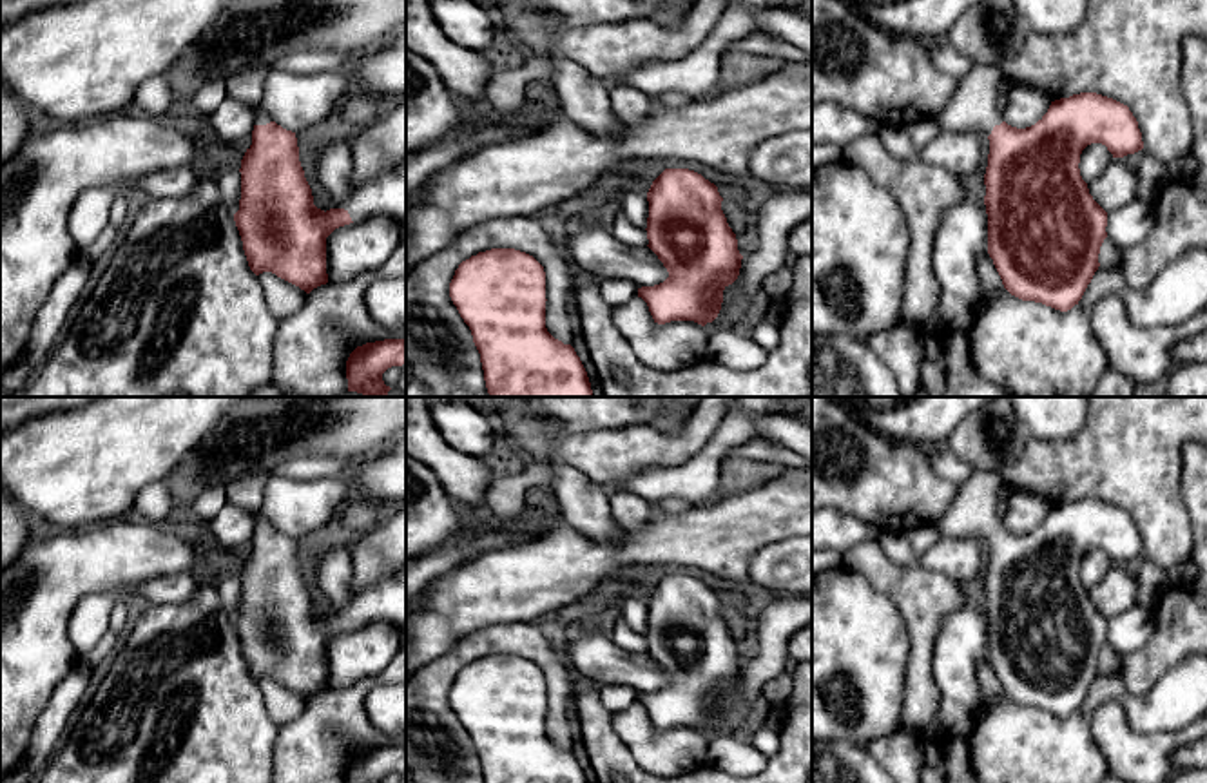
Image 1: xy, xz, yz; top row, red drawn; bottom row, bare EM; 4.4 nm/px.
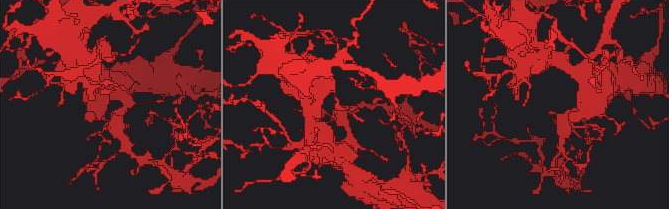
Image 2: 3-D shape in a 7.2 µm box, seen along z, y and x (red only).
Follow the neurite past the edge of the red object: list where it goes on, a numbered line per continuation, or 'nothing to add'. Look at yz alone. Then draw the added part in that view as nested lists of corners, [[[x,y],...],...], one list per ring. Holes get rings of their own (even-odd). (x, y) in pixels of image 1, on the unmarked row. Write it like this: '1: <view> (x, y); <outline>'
1: yz (974, 513); [[[973,471],[959,486],[957,497],[933,524],[942,536],[990,542],[995,531],[1004,527],[997,511],[1002,477],[999,471]]]

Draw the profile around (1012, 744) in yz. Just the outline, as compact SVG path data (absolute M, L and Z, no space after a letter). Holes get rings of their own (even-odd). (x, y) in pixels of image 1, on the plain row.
M1122 671L1095 678L1082 705L1067 718L1042 709L1022 707L1008 696L986 705L971 734L971 763L982 783L1102 783L1107 776L1107 758L1093 738L1093 716L1107 701L1125 705L1129 694Z

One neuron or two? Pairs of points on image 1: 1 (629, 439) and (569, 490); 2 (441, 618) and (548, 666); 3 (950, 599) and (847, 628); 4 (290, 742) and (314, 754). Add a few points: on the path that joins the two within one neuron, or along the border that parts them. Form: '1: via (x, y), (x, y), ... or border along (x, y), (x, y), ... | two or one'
1: border along (553, 463), (568, 463), (579, 468), (609, 493) | two
2: border along (515, 620), (479, 628), (439, 657) | two
3: border along (870, 582), (898, 608), (908, 637), (908, 655) | two
4: via (296, 742), (308, 753) | one

